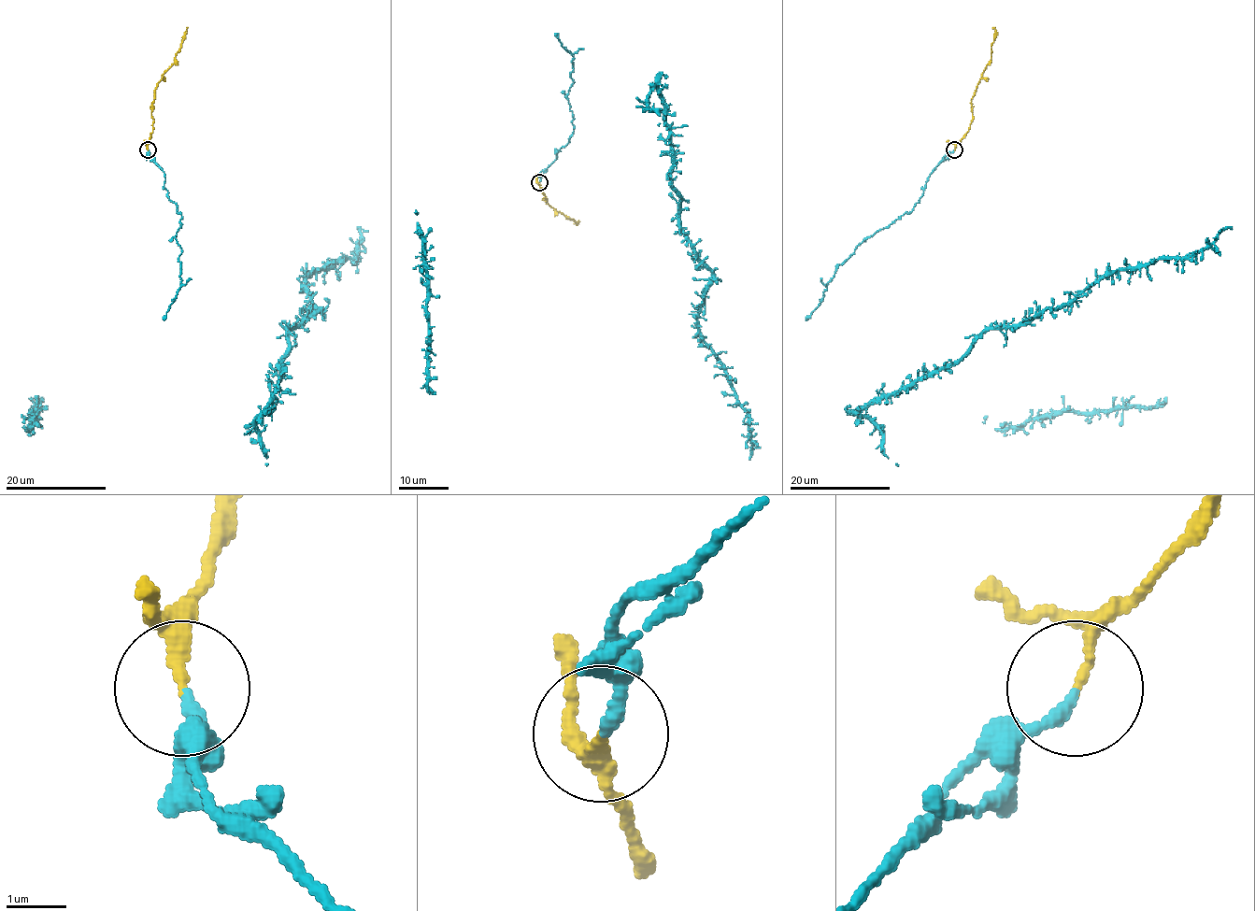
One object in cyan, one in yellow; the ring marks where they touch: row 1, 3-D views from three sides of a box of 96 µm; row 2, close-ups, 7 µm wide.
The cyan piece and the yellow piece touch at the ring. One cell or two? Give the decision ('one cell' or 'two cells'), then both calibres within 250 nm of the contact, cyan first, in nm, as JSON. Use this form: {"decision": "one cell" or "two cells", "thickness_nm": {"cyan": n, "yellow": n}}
{"decision": "one cell", "thickness_nm": {"cyan": 200, "yellow": 180}}

